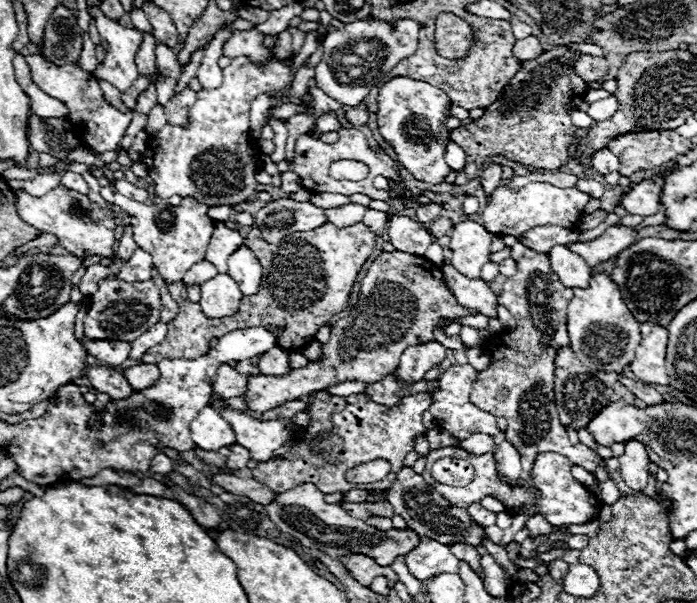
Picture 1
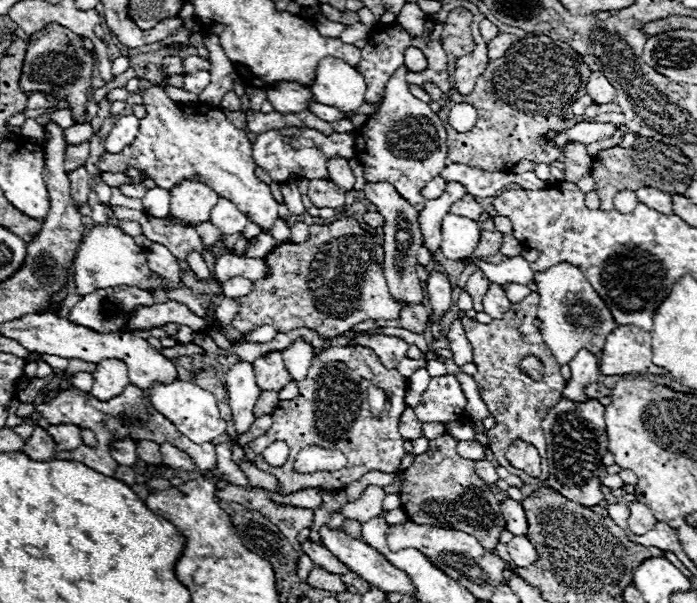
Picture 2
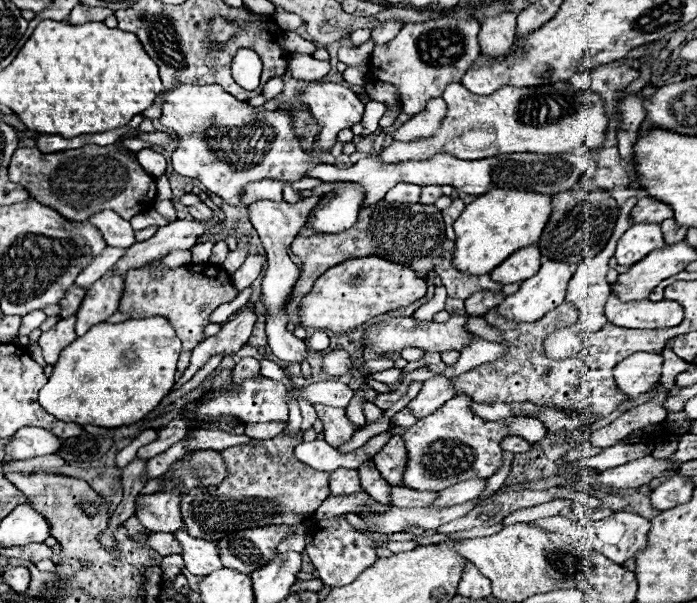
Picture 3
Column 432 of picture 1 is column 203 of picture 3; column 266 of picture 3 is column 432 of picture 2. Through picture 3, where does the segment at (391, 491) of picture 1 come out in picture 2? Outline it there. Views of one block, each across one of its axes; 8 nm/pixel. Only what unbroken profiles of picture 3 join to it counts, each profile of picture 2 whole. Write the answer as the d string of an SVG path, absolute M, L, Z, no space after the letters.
M442 434L430 440L424 454L414 458L414 464L404 470L400 486L402 510L410 522L462 530L472 534L484 548L494 550L498 536L506 526L500 512L500 502L490 492L490 486L474 472L474 462L462 458L456 452L456 446L458 440L454 440L450 434Z

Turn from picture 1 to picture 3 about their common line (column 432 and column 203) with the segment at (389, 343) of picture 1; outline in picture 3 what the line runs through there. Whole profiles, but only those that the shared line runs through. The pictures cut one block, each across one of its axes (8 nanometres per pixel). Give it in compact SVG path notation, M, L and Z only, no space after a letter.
M192 264L180 266L174 270L160 272L158 268L148 270L130 270L126 272L126 290L120 300L120 312L130 314L130 318L150 318L150 316L164 316L172 328L176 330L178 338L184 342L178 370L184 372L190 362L192 350L204 340L204 328L208 326L208 316L220 306L234 300L238 292L232 286L230 274L216 264Z

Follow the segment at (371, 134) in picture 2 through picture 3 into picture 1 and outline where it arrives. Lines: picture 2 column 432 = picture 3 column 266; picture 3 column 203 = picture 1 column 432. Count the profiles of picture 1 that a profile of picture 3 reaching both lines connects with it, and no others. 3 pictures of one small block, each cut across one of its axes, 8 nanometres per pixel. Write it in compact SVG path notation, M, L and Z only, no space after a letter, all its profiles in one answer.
M398 76L380 86L376 100L378 100L380 134L396 150L398 162L406 170L410 170L416 180L440 184L450 172L444 160L446 144L450 140L446 120L450 118L452 102L448 94L428 82Z

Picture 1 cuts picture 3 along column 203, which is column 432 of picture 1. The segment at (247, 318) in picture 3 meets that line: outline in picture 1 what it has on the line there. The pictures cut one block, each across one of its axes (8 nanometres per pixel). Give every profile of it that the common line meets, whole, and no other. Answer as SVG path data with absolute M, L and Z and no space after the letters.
M440 342L410 346L404 350L400 366L396 368L398 378L406 384L416 384L434 364L442 364L444 358L446 358L446 348Z

